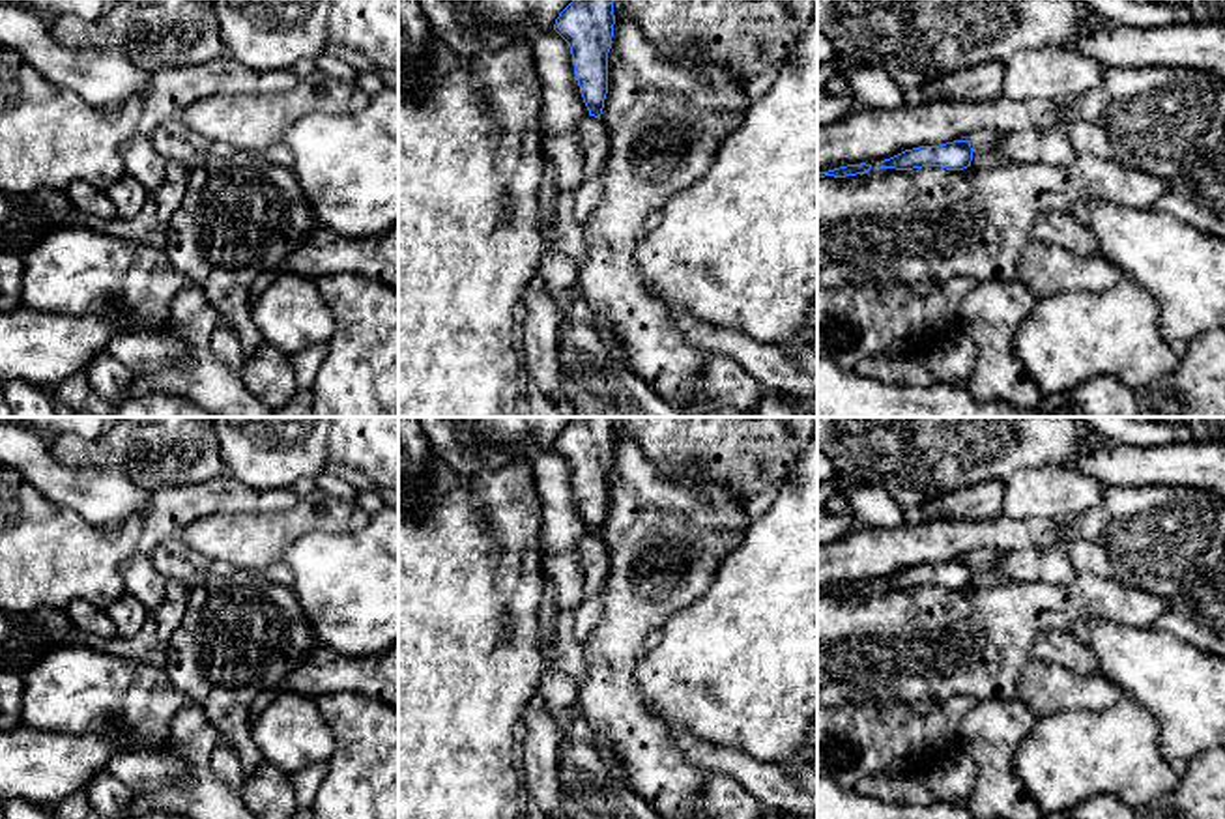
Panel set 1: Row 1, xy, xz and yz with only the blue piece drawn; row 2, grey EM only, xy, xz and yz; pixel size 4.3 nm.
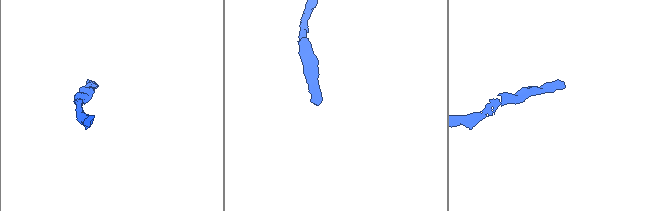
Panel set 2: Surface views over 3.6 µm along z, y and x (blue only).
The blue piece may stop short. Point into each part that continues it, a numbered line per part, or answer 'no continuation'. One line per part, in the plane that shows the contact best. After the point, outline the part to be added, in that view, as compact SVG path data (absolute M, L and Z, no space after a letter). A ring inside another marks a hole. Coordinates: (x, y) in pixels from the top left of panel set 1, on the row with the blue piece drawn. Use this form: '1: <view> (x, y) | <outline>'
1: yz (1160, 120) | M1103 67L1102 82L1090 92L1059 103L1059 112L1060 120L1047 129L1030 127L997 135L997 142L987 148L971 140L973 155L997 151L1010 163L1068 166L1075 153L1068 140L1068 123L1083 118L1107 131L1115 161L1169 180L1225 138L1225 82L1212 73L1186 67Z

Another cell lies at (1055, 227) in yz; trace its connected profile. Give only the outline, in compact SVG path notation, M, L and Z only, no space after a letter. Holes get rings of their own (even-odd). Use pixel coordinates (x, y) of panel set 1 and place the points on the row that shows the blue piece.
M1045 209L1038 215L1032 226L1032 239L1060 245L1083 258L1102 252L1088 226L1070 213L1057 209Z

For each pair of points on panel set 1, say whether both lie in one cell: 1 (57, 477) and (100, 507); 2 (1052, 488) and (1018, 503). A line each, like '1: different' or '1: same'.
1: same
2: same

